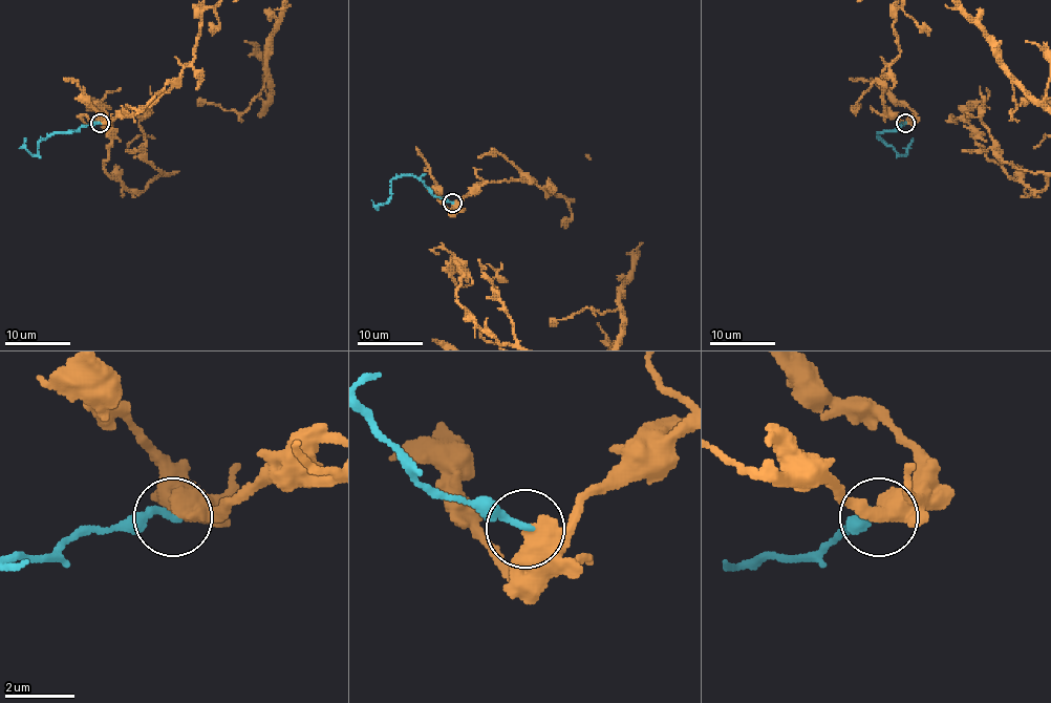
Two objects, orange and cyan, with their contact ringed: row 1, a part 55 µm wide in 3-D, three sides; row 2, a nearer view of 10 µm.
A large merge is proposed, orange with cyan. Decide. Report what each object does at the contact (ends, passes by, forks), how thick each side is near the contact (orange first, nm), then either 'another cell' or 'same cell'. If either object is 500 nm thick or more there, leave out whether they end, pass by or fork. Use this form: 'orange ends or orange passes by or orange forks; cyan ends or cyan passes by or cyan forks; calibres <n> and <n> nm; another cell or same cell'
calibres 700 and 200 nm; another cell

